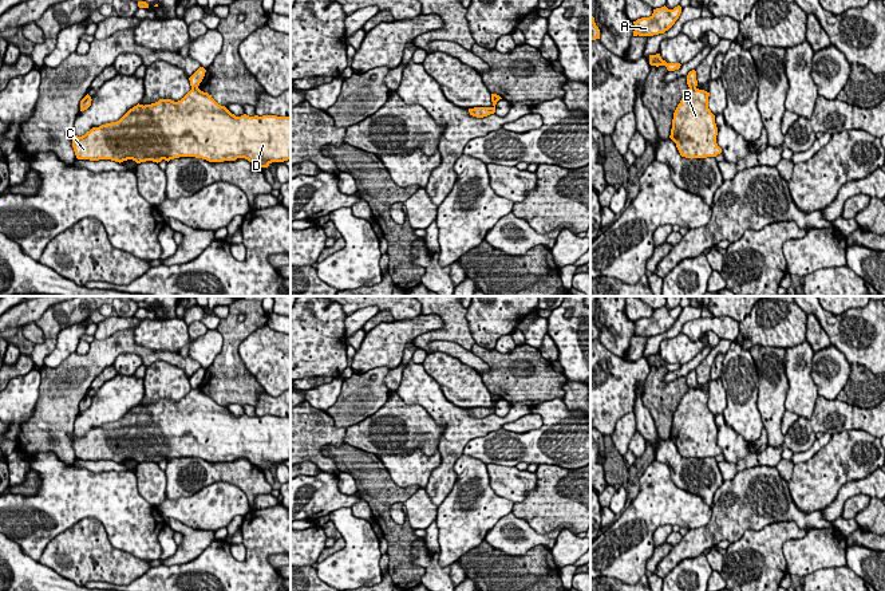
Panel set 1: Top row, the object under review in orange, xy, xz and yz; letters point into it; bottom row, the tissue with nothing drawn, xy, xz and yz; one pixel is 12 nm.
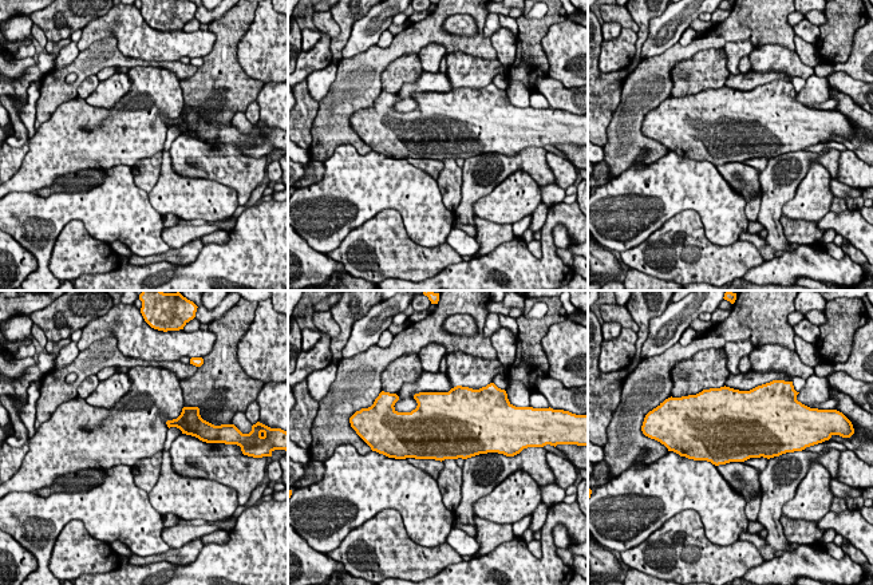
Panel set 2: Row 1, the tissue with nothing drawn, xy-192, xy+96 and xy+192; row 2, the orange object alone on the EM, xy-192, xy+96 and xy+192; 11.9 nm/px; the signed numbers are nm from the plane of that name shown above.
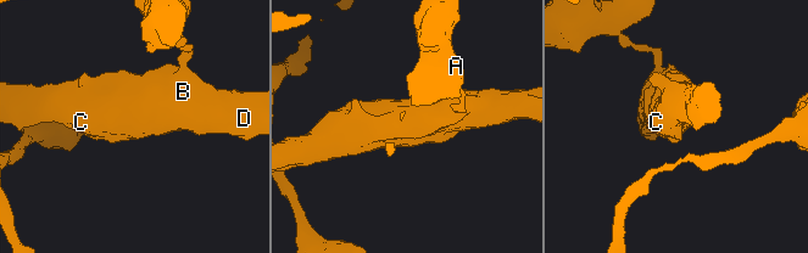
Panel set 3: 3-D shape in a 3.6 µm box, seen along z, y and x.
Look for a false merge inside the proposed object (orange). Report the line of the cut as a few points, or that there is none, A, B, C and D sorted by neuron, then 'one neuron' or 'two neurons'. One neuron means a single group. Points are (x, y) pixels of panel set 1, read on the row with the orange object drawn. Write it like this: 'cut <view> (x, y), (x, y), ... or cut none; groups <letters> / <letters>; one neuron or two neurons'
cut xy (192, 87), (197, 89); groups A / B C D; two neurons

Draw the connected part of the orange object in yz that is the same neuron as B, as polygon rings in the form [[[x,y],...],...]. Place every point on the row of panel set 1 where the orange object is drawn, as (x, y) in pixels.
[[[688,88],[677,105],[669,138],[676,143],[681,157],[716,157],[722,149],[716,143],[715,115],[708,109],[710,92]]]

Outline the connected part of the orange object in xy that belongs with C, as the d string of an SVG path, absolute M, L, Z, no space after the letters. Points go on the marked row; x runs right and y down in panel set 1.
M191 88L181 101L159 99L151 105L137 105L119 121L92 127L84 135L71 133L72 147L78 159L111 159L137 163L179 157L195 157L209 162L236 161L245 158L258 168L272 162L291 159L291 117L254 115L236 117L212 95Z

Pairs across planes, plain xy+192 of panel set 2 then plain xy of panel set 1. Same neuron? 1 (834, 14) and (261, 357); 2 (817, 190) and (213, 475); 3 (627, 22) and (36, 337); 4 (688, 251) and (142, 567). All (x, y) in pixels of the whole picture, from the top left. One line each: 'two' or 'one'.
1: two
2: two
3: one
4: one

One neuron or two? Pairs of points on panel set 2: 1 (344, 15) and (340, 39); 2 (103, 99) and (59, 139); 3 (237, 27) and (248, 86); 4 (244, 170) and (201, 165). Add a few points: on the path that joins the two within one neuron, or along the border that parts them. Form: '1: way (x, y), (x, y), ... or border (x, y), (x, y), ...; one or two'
1: way (344, 20), (344, 34); one
2: border (126, 94), (111, 107), (93, 107), (85, 101); two
3: way (229, 42), (229, 67), (233, 71); one
4: way (233, 169), (228, 165), (212, 165); one

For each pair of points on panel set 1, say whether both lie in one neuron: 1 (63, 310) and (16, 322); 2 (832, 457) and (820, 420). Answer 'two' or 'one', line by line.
1: two
2: two

